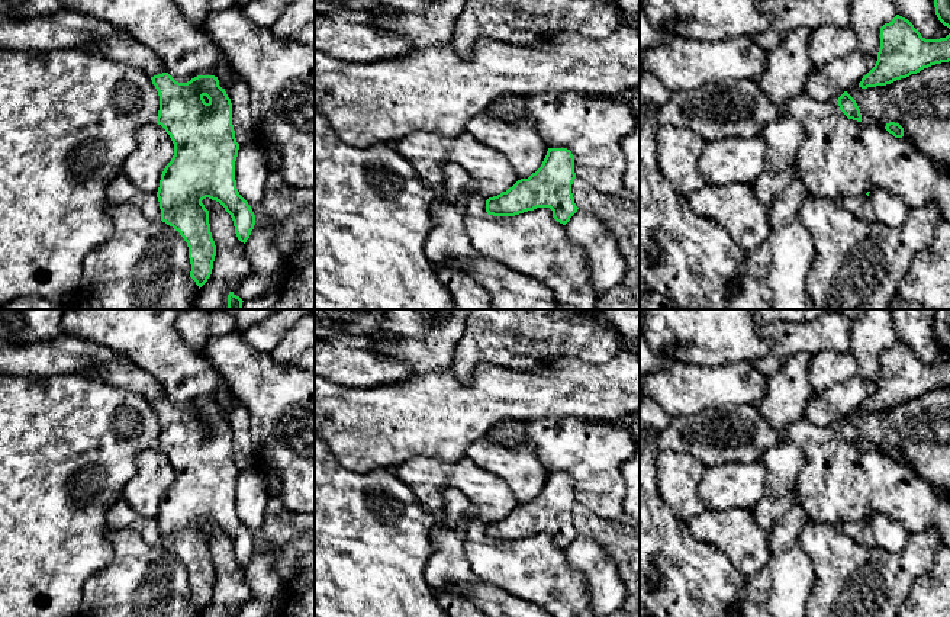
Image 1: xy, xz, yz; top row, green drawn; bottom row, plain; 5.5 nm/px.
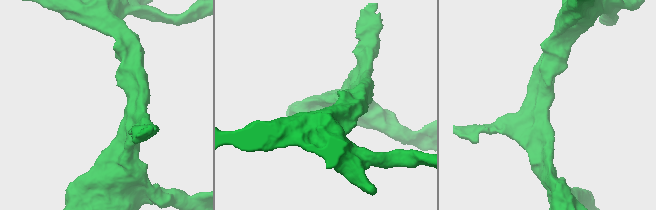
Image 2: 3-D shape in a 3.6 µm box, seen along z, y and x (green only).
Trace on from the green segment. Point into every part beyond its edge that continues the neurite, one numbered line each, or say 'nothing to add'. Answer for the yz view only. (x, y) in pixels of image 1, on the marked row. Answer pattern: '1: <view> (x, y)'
nothing to add

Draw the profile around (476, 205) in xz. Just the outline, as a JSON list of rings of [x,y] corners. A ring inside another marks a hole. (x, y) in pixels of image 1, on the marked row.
[[[468,193],[464,225],[477,253],[545,285],[560,309],[596,309],[600,295],[590,285],[586,253],[571,242],[550,208],[537,208],[515,216],[493,216],[486,212],[486,200],[482,195]]]

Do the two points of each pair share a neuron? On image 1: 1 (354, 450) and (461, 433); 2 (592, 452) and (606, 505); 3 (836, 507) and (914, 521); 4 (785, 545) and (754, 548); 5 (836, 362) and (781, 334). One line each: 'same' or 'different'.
1: same
2: same
3: same
4: different
5: different

